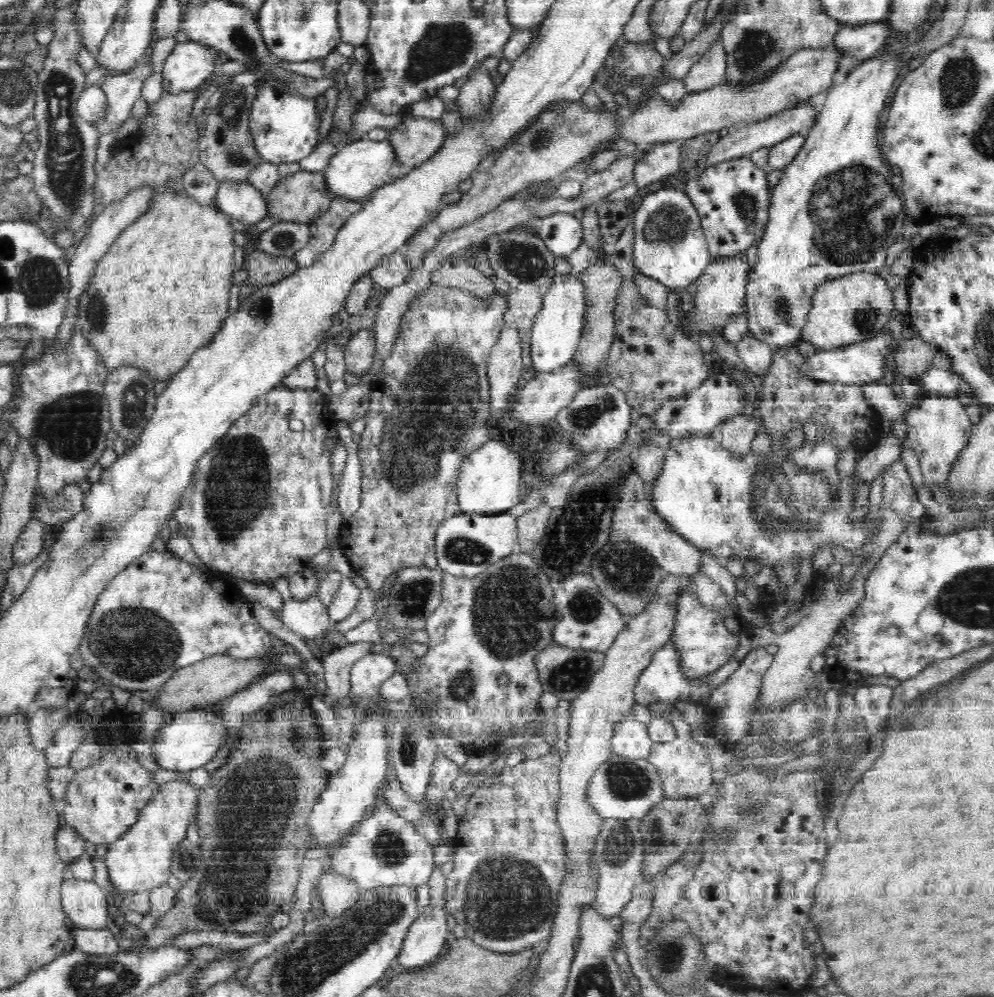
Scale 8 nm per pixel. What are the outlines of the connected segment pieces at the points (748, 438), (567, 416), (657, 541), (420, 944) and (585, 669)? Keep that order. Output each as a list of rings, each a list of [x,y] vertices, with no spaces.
[[[740,414],[722,421],[712,435],[720,440],[720,446],[724,447],[724,450],[745,455],[751,452],[751,442],[761,427],[759,418],[751,420],[748,415]]]
[[[612,384],[599,385],[577,392],[574,401],[560,410],[554,419],[555,428],[567,432],[571,443],[580,454],[592,454],[602,450],[618,450],[627,441],[630,422],[631,407],[625,395]]]
[[[630,474],[622,480],[622,488],[618,492],[618,504],[614,508],[612,516],[612,542],[628,542],[640,548],[644,548],[660,568],[663,568],[667,575],[686,575],[692,577],[700,573],[702,564],[702,553],[691,542],[688,542],[670,524],[655,511],[654,504],[651,504],[651,486],[647,486],[636,474]]]
[[[434,867],[434,873],[428,882],[428,888],[430,888],[430,902],[429,905],[421,908],[420,916],[414,920],[408,929],[405,936],[404,945],[402,946],[398,959],[398,969],[402,968],[420,968],[430,964],[432,960],[437,960],[441,953],[444,951],[444,944],[446,944],[446,938],[448,939],[448,933],[451,932],[446,925],[446,913],[447,909],[445,904],[447,898],[445,897],[447,890],[447,880],[441,872],[441,867]]]
[[[550,645],[535,658],[535,667],[538,672],[543,692],[550,692],[558,696],[559,700],[572,702],[579,693],[585,690],[591,678],[604,666],[604,652],[595,650],[570,650],[563,646]]]

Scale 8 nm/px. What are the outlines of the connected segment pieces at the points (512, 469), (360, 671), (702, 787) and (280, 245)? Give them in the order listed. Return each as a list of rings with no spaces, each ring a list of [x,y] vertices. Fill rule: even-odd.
[[[488,439],[480,448],[471,452],[465,458],[456,480],[457,504],[462,513],[479,515],[494,515],[507,512],[518,502],[520,497],[520,477],[524,464],[515,449],[499,439]]]
[[[386,652],[364,655],[351,668],[349,694],[353,702],[370,700],[372,705],[376,704],[376,707],[383,706],[380,686],[396,672],[395,660]]]
[[[676,737],[672,742],[654,743],[652,752],[648,755],[659,773],[664,787],[665,799],[668,797],[698,797],[706,792],[715,779],[715,770],[708,759],[708,751],[703,739],[695,740],[692,737],[682,740]]]
[[[278,222],[259,234],[259,244],[262,251],[268,254],[293,258],[308,244],[309,238],[309,223]]]

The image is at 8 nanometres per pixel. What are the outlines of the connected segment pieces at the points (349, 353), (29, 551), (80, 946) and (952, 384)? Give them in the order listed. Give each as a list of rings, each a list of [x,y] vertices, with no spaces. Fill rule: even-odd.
[[[360,330],[352,334],[344,347],[347,376],[362,376],[372,372],[375,366],[376,338],[375,330]]]
[[[32,517],[28,524],[24,525],[16,544],[12,550],[12,562],[16,564],[28,564],[32,562],[44,550],[44,536],[46,536],[46,523]]]
[[[106,927],[80,928],[73,930],[75,949],[86,954],[110,956],[119,952],[119,942]]]
[[[933,365],[920,378],[921,391],[923,395],[953,396],[958,392],[969,394],[971,387],[962,376],[954,372],[948,372]]]

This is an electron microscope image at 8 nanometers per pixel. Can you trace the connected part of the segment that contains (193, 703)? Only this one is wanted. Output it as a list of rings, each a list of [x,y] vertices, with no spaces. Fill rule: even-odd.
[[[214,655],[198,663],[176,670],[170,680],[160,686],[158,706],[171,712],[184,712],[184,710],[197,709],[218,704],[219,701],[235,692],[242,691],[244,687],[256,682],[267,670],[267,665],[262,657],[252,659],[238,659],[230,655]]]

